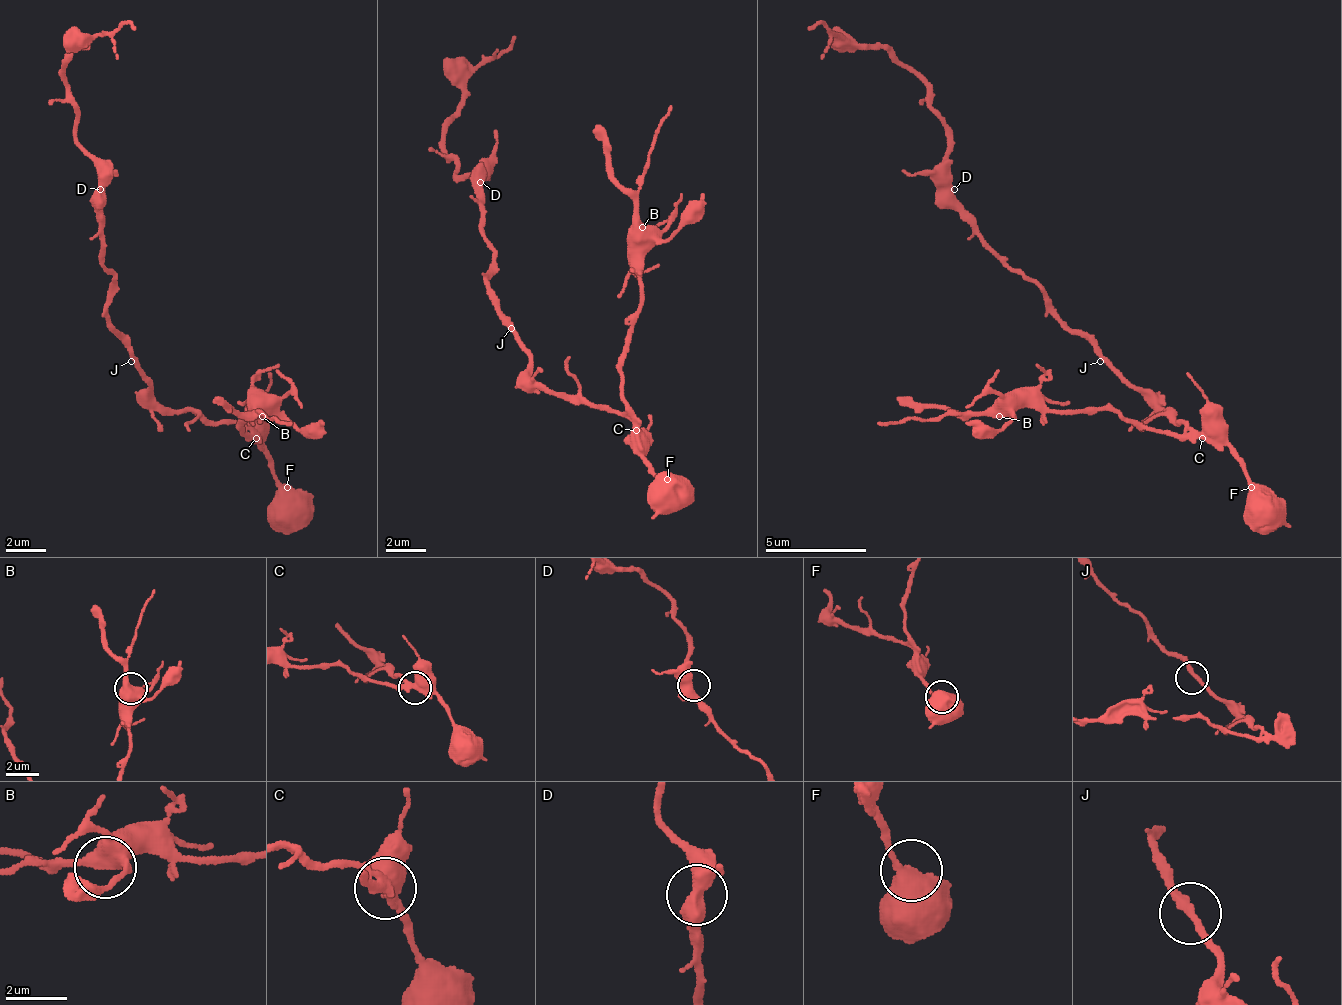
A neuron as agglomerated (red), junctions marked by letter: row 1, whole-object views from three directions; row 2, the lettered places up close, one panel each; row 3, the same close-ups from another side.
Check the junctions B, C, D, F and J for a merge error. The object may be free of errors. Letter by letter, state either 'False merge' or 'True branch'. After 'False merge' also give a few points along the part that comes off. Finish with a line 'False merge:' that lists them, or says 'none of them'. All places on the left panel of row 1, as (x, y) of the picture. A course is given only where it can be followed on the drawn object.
B: True branch
C: False merge. Course of the part to remove: (257, 436), (242, 421), (166, 411), (106, 310), (100, 164), (75, 139), (65, 73), (80, 48), (136, 28)
D: True branch
F: True branch
J: True branch
False merge: C

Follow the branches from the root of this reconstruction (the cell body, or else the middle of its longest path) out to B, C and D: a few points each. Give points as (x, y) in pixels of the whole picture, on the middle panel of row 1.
B: (516, 328), (546, 388), (622, 414), (622, 353), (642, 298), (642, 227)
C: (516, 328), (516, 343), (546, 388), (607, 404), (637, 429)
D: (516, 328), (501, 313), (486, 283), (491, 242), (480, 212), (480, 182)

